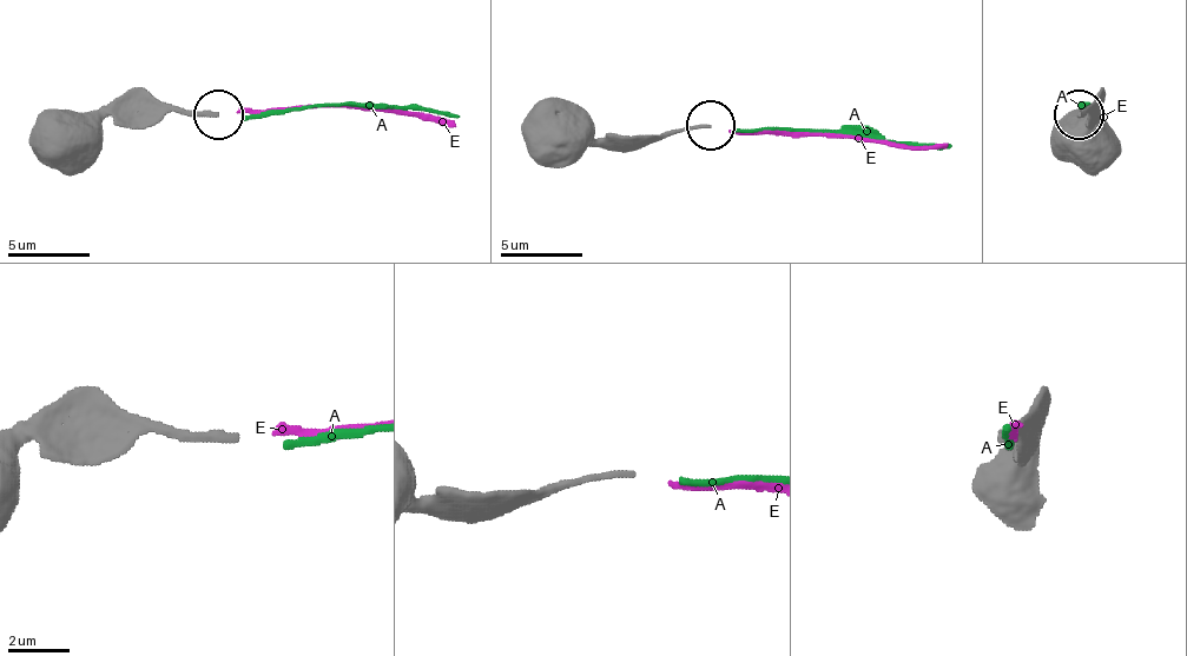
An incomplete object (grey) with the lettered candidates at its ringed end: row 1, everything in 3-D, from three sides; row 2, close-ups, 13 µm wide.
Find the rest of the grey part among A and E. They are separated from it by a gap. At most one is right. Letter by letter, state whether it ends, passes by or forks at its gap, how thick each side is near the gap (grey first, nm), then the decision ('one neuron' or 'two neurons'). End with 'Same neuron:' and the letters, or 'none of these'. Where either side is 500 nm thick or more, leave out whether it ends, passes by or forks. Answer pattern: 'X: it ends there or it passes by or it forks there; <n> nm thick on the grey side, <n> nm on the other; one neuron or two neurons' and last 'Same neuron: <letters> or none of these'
A: it ends there; 260 nm thick on the grey side, 240 nm on the other; two neurons
E: it ends there; 260 nm thick on the grey side, 240 nm on the other; two neurons
Same neuron: none of these

